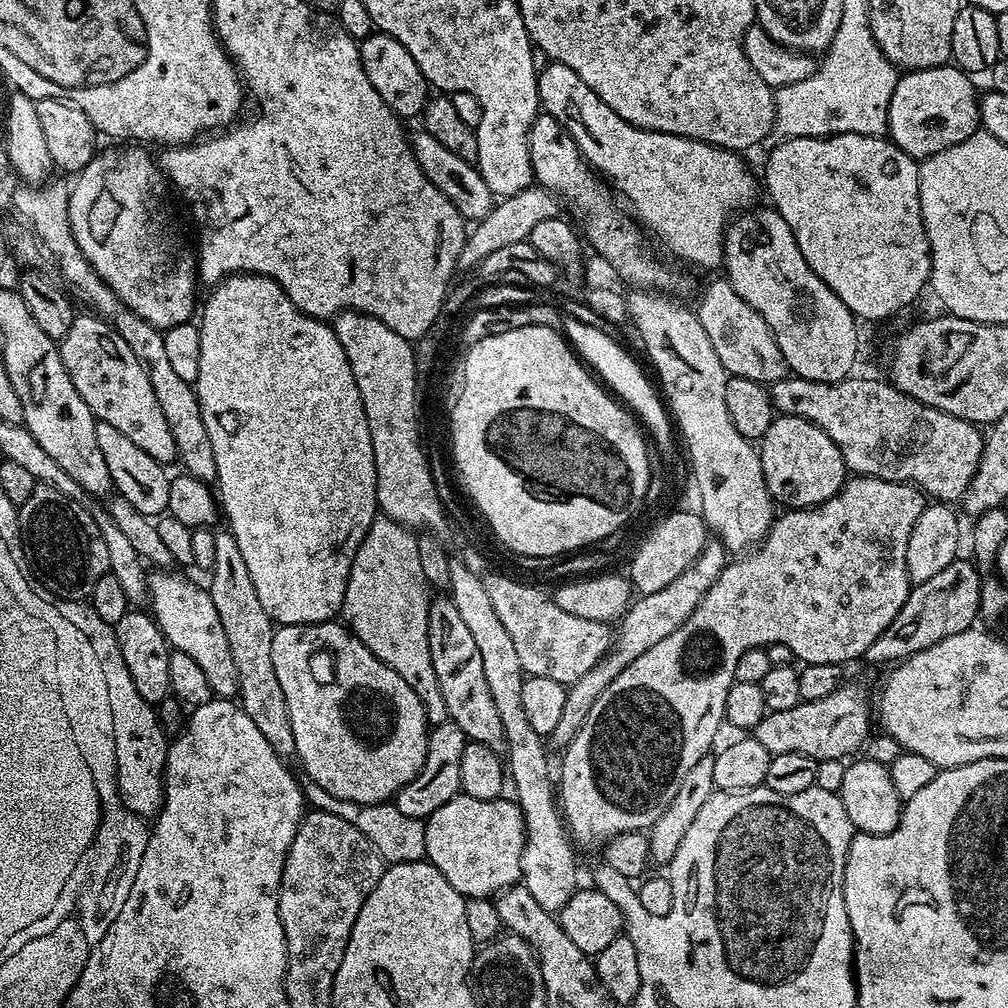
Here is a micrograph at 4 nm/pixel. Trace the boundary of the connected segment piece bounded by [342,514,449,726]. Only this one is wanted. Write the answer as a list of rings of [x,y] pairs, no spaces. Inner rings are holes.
[[[383,514],[377,515],[362,546],[358,546],[358,554],[354,554],[350,578],[346,582],[342,620],[352,635],[386,662],[390,670],[398,670],[398,674],[406,678],[410,690],[414,690],[422,702],[429,725],[435,726],[449,718],[434,674],[434,662],[430,662],[429,603],[430,585],[422,574],[413,529]]]

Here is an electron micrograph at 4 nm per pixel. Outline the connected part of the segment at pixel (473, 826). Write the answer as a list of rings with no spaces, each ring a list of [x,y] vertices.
[[[463,794],[450,798],[425,823],[426,859],[465,898],[495,897],[521,883],[523,812],[515,799],[483,800]]]

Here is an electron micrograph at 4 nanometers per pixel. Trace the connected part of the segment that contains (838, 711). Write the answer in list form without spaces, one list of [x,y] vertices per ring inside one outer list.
[[[851,682],[845,683],[826,698],[806,700],[794,710],[766,711],[754,729],[754,738],[766,746],[773,756],[778,754],[806,754],[817,762],[844,760],[859,753],[870,735],[870,696]]]

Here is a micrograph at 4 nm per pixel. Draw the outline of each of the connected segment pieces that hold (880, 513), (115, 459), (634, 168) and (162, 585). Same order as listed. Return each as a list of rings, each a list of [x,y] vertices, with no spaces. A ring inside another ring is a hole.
[[[849,475],[844,484],[832,498],[826,498],[826,502],[816,504],[812,508],[794,508],[784,510],[773,519],[767,534],[759,544],[751,550],[743,553],[739,558],[733,559],[718,574],[718,580],[710,590],[706,590],[706,596],[698,606],[694,606],[694,612],[674,634],[669,634],[662,638],[655,646],[650,646],[646,654],[634,658],[602,694],[590,706],[590,714],[586,714],[586,722],[578,730],[578,734],[567,748],[563,749],[562,756],[564,761],[558,764],[558,807],[562,813],[563,821],[570,833],[571,839],[577,845],[580,844],[599,844],[612,840],[615,836],[621,836],[624,832],[644,832],[652,827],[652,823],[670,806],[670,801],[674,799],[674,794],[678,794],[678,786],[682,786],[682,777],[690,770],[690,766],[696,765],[698,758],[709,755],[713,751],[712,743],[716,740],[716,735],[720,732],[720,724],[725,723],[724,707],[726,706],[727,692],[734,683],[734,666],[738,664],[738,658],[746,654],[746,650],[751,648],[767,649],[770,644],[781,644],[790,646],[793,657],[801,665],[817,664],[818,662],[830,662],[831,664],[847,665],[848,660],[860,660],[864,651],[894,622],[898,610],[906,602],[910,591],[910,581],[906,570],[906,546],[910,542],[910,530],[914,530],[914,522],[922,514],[926,506],[926,497],[919,488],[913,484],[903,484],[902,482],[890,482],[882,478],[873,476]]]
[[[96,421],[96,433],[98,434],[98,446],[102,450],[102,458],[106,461],[106,467],[110,470],[112,487],[134,510],[142,514],[156,518],[167,513],[170,502],[170,472],[165,465],[160,464],[146,450],[142,450],[126,434],[122,434],[110,426],[110,422]]]
[[[545,65],[536,78],[541,109],[564,127],[592,171],[632,203],[631,215],[670,255],[696,268],[719,269],[724,259],[724,229],[734,214],[757,203],[758,180],[744,165],[745,157],[694,138],[634,126],[618,118],[570,66]]]
[[[156,570],[148,578],[148,594],[150,597],[151,615],[156,617],[156,624],[175,651],[190,654],[194,662],[206,673],[210,681],[212,695],[216,698],[232,698],[239,693],[238,670],[234,666],[234,658],[230,658],[230,645],[226,642],[226,630],[222,630],[222,622],[218,618],[218,610],[214,610],[214,602],[203,587],[199,588],[192,580],[179,576],[176,570]]]

